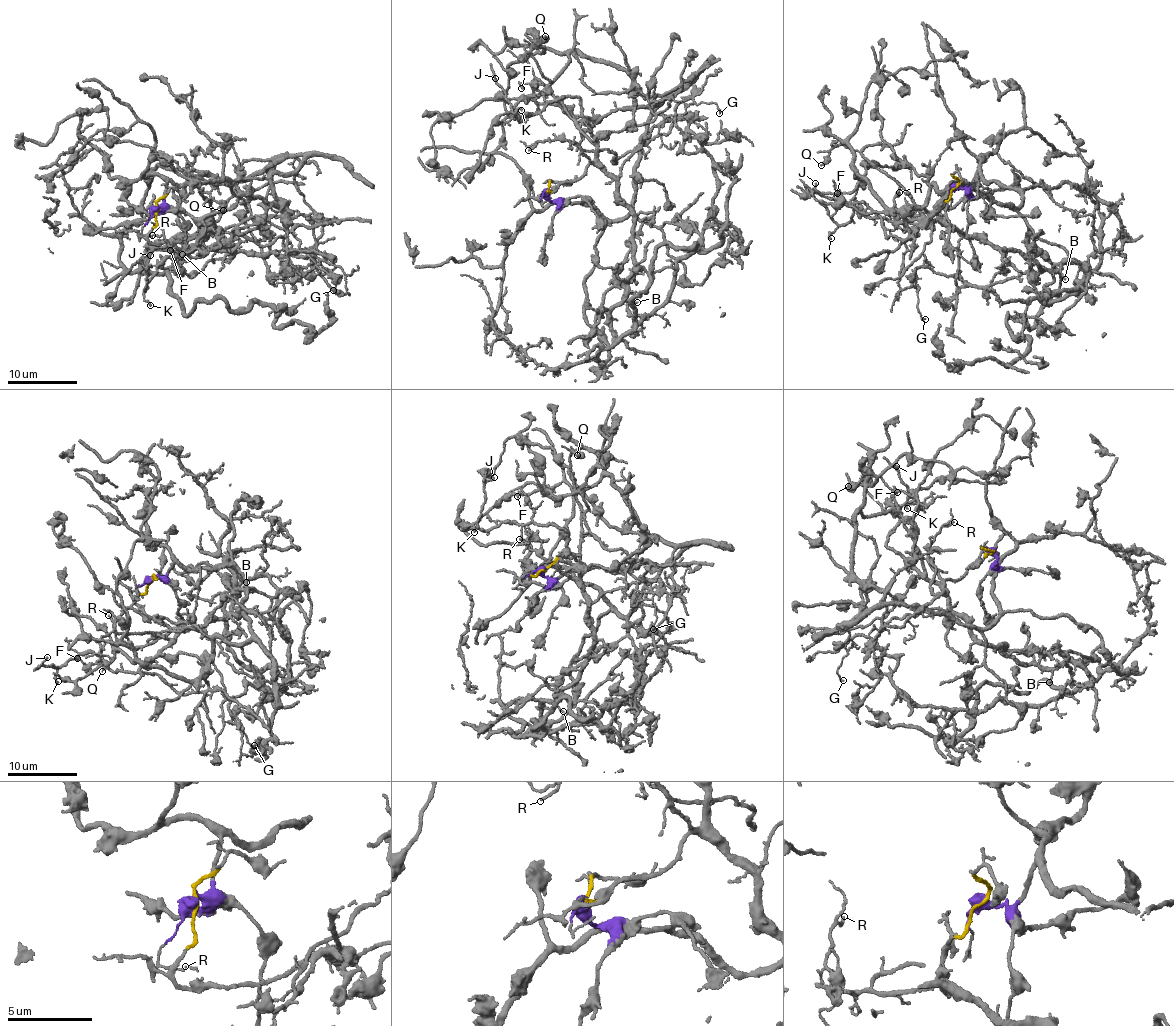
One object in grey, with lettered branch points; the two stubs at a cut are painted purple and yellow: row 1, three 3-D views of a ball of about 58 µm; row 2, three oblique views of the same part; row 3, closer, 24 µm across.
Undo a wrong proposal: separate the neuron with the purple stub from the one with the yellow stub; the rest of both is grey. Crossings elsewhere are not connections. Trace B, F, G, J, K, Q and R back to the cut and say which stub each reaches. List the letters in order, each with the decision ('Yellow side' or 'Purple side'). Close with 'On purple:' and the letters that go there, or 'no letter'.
B: Yellow side
F: Yellow side
G: Yellow side
J: Yellow side
K: Yellow side
Q: Yellow side
R: Yellow side
On purple: no letter

